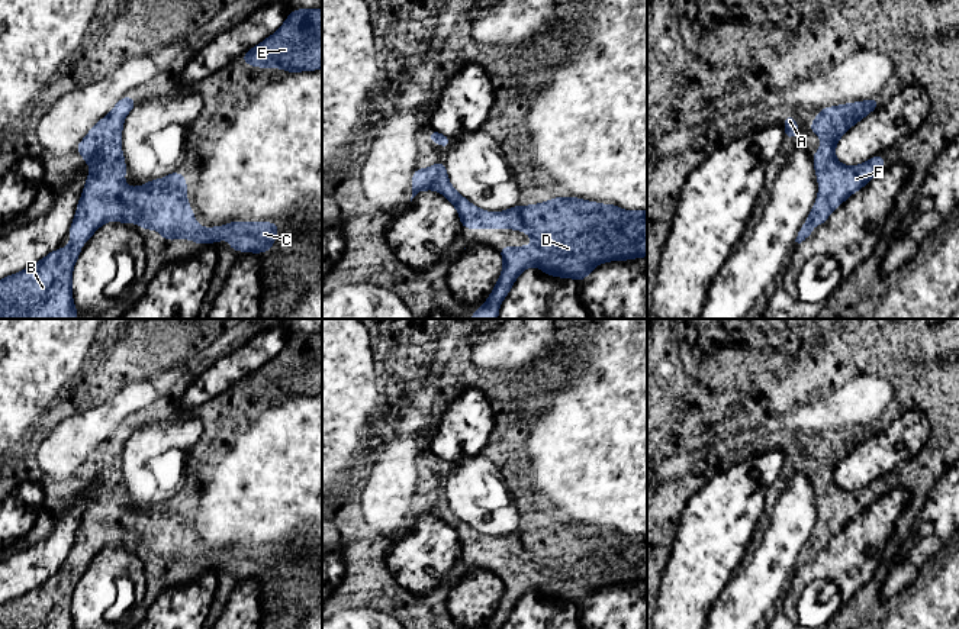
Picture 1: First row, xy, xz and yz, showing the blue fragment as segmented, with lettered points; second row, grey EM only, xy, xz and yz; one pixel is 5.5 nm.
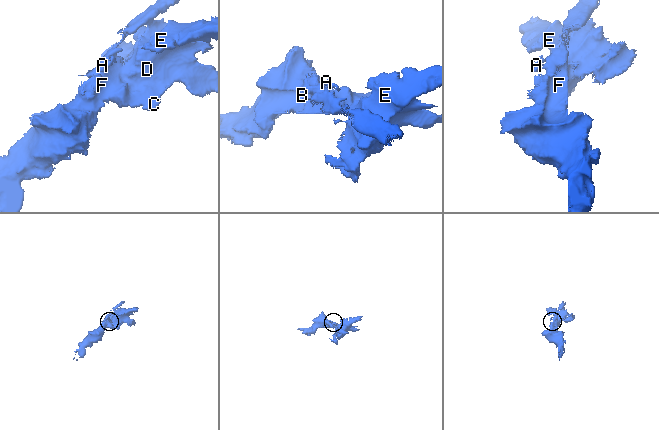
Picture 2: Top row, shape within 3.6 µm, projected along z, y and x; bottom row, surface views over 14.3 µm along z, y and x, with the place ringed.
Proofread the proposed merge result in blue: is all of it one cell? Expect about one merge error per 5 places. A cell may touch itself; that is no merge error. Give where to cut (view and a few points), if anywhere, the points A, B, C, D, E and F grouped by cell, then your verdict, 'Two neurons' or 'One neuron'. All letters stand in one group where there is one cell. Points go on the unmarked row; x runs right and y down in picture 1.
Split along yz (845, 432), (833, 434), (833, 450), (821, 463). Groups: A / B C D E F. Two neurons

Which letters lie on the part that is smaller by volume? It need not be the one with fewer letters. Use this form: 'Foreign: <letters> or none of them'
Foreign: A

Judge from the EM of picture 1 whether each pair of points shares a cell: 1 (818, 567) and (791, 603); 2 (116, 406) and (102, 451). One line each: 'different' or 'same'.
1: same
2: same

